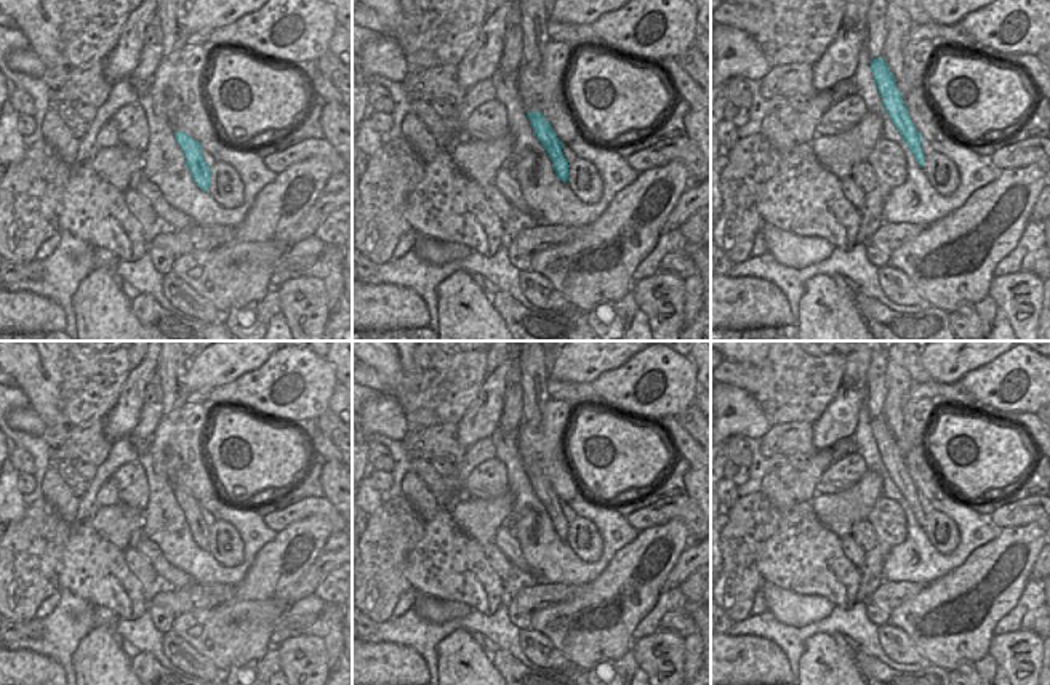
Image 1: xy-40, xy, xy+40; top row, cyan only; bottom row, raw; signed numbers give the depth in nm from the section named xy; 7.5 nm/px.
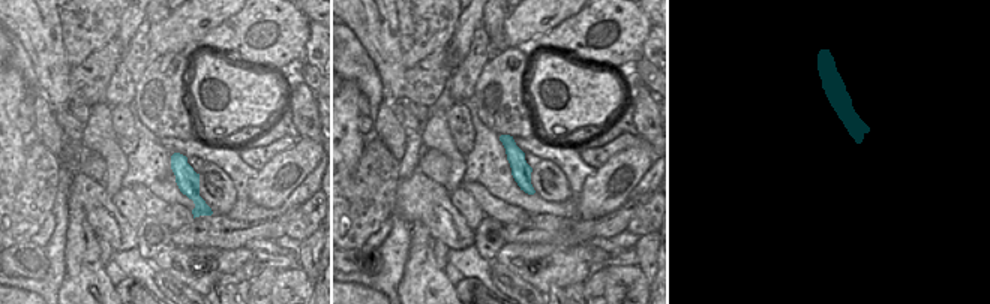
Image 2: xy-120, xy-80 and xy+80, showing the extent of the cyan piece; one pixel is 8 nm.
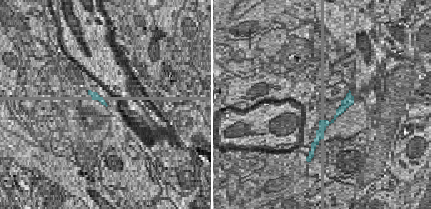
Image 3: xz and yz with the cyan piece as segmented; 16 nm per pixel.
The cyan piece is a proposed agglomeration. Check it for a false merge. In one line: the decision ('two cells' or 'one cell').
one cell

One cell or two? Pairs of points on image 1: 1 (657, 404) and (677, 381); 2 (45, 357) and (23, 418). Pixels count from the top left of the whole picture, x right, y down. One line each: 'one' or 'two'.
1: one
2: two

